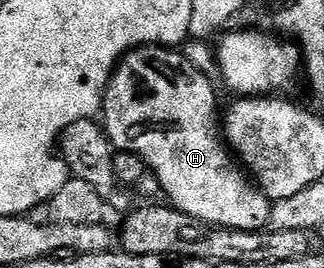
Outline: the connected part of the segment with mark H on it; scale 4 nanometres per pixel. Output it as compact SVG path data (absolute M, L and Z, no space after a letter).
M145 46L143 48L134 48L125 55L124 59L116 66L112 79L108 81L108 89L104 92L104 120L102 127L108 134L108 140L111 142L116 152L133 152L143 158L147 171L156 175L156 180L160 183L162 191L168 195L167 203L180 212L190 214L207 224L217 224L223 228L233 228L234 230L250 230L258 232L269 227L272 218L273 201L268 199L266 193L250 179L249 173L234 159L233 153L227 143L222 139L222 116L216 113L216 88L208 81L208 76L200 68L195 68L186 57L180 53L180 50L173 50L168 46Z

